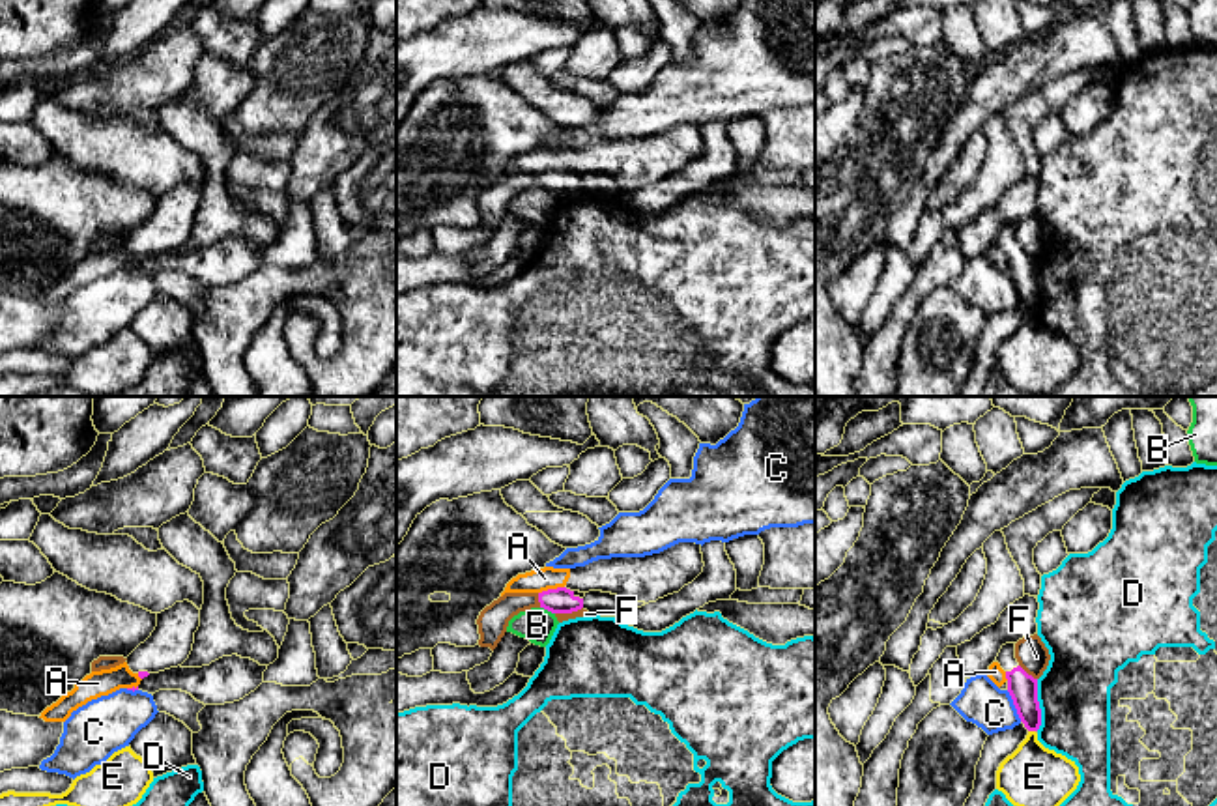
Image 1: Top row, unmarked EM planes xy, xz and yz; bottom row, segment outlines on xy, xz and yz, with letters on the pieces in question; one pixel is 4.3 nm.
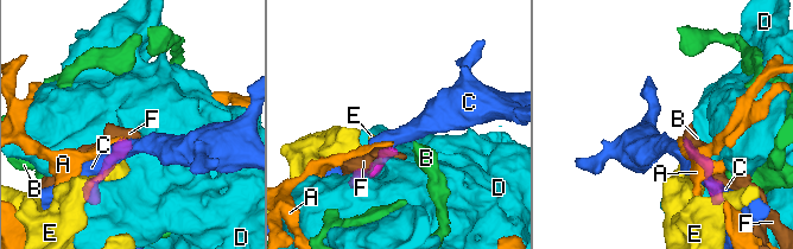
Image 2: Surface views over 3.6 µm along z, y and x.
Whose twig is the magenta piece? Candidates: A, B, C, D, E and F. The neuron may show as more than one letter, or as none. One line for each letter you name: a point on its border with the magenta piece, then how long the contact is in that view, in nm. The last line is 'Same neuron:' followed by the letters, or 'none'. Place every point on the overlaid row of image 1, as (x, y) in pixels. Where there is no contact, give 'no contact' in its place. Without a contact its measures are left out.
Same neuron: none

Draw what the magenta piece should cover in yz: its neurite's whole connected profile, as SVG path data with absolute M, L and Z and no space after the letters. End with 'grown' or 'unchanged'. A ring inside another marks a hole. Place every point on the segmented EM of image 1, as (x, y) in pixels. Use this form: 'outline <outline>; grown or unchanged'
outline M1015 643L1002 645L996 662L1006 671L1008 692L1013 699L1017 714L1028 731L1041 726L1041 709L1038 701L1038 679L1028 675L1015 658Z; grown

